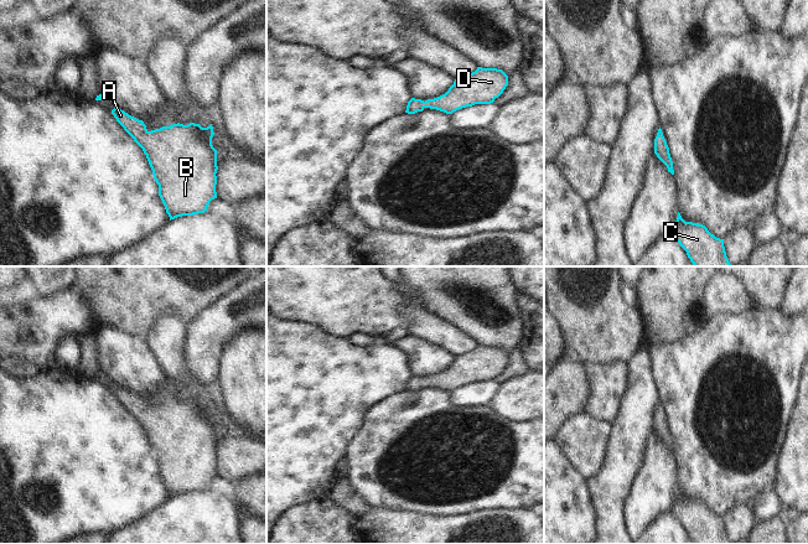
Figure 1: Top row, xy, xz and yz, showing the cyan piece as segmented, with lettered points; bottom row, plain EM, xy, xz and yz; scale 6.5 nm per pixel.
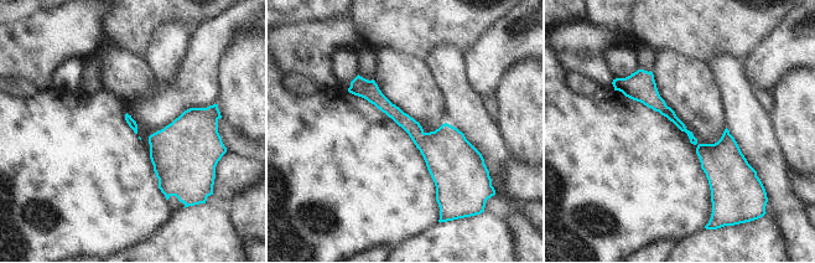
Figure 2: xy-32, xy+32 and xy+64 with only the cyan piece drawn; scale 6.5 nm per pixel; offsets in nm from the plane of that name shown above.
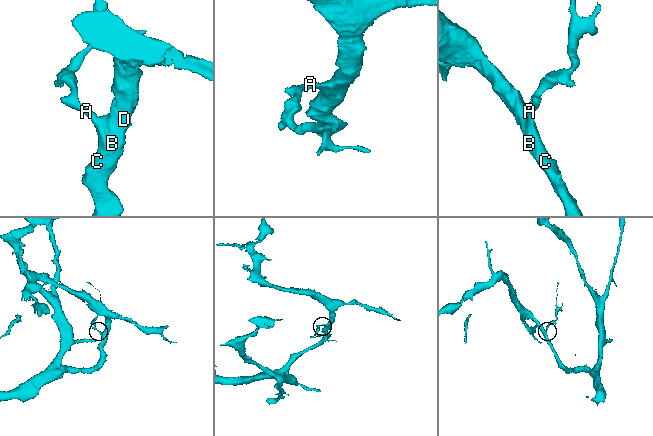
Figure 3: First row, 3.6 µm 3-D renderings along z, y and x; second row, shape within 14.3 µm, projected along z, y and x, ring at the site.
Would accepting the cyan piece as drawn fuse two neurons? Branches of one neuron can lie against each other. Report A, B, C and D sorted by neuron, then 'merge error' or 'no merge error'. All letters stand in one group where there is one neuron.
A B C D; no merge error

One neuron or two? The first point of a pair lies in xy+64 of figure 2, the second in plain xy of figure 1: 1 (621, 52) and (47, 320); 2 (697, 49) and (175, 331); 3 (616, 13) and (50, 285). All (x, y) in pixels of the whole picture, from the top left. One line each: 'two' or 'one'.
1: two
2: two
3: one

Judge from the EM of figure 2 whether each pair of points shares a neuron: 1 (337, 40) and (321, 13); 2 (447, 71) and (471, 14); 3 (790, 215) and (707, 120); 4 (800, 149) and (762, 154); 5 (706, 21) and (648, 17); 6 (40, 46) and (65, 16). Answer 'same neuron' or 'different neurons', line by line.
1: different neurons
2: different neurons
3: different neurons
4: different neurons
5: same neuron
6: same neuron

